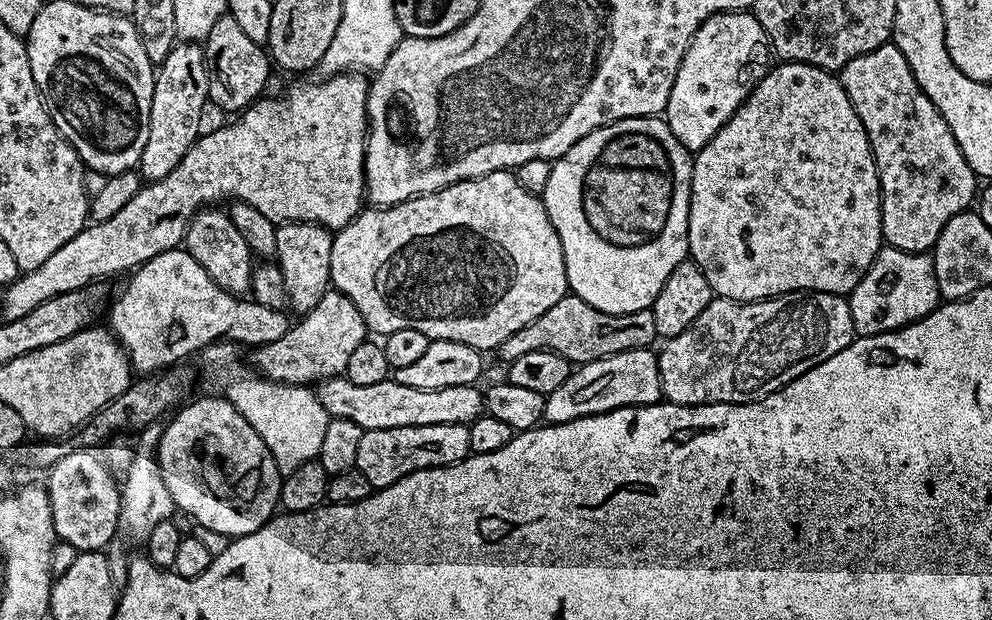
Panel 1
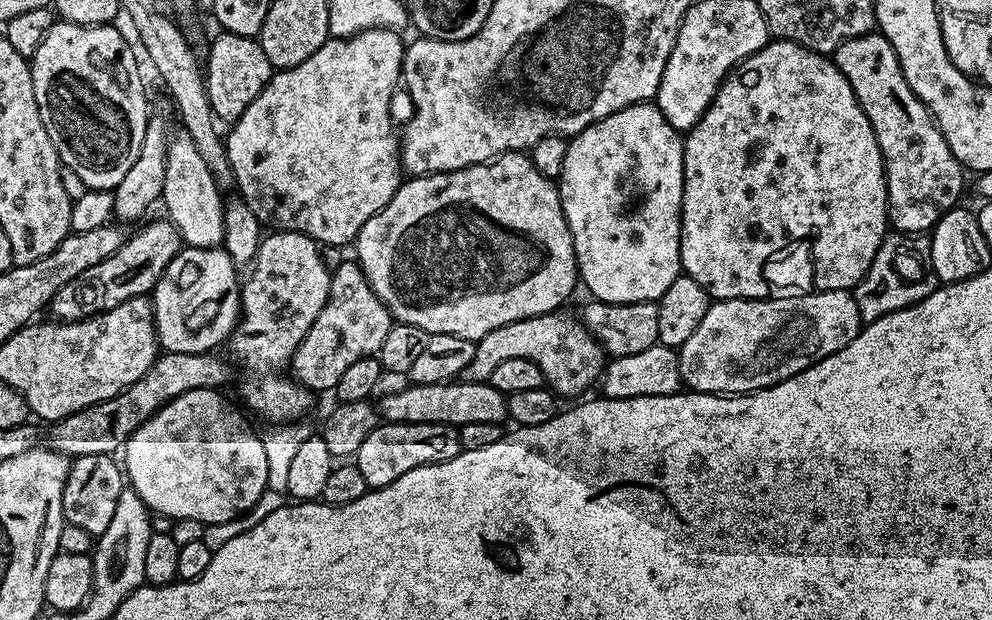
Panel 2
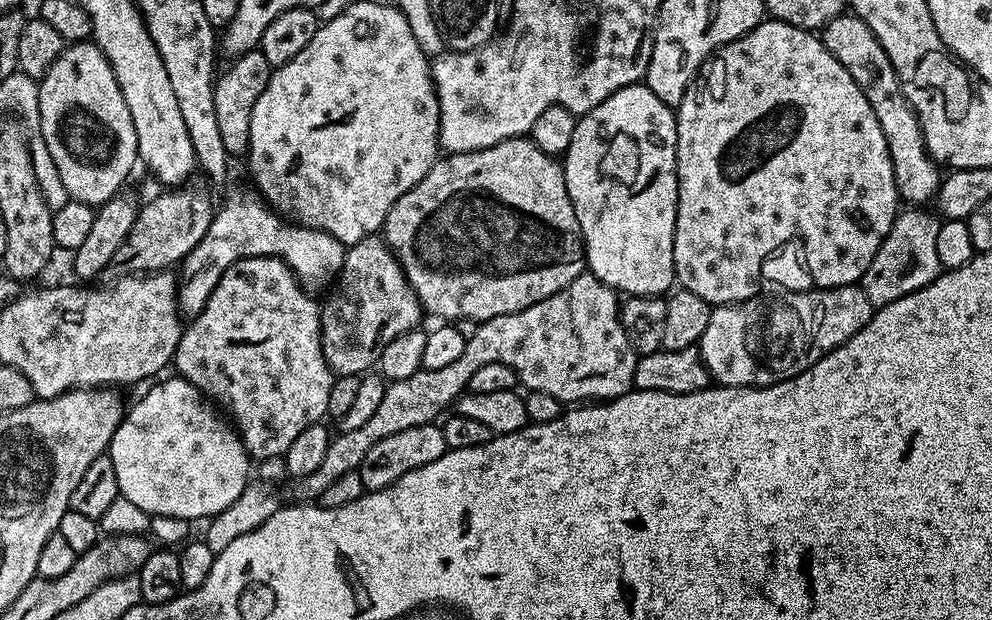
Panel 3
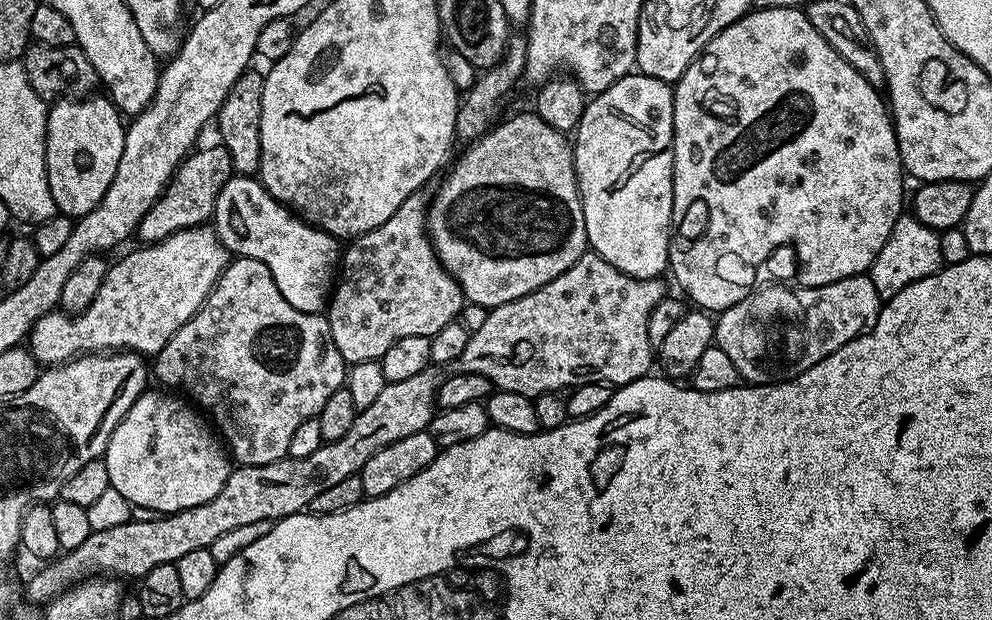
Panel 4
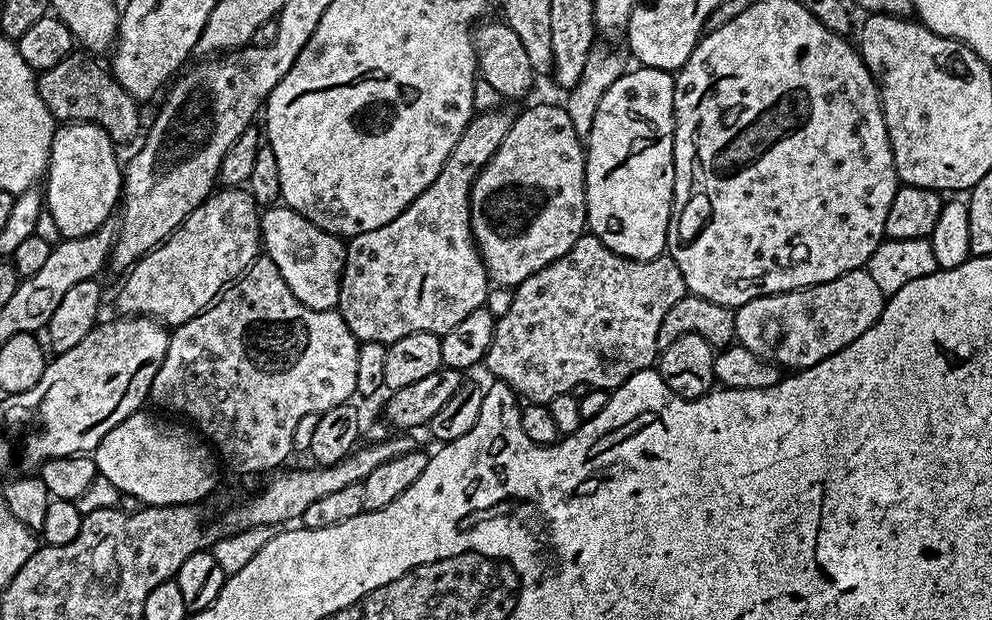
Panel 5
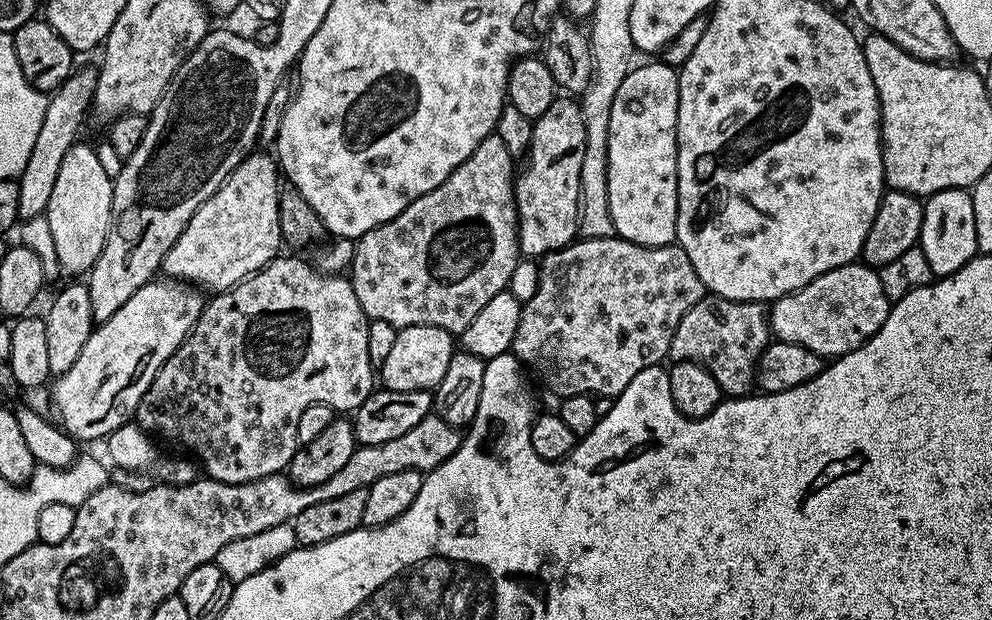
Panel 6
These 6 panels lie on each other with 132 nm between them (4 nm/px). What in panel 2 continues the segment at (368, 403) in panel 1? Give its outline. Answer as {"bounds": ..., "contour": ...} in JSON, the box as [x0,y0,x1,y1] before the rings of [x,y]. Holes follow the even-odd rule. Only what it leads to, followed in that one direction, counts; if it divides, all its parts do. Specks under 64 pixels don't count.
{"bounds":[378,378,508,428],"contour":[[[463,378],[446,384],[413,384],[401,392],[392,392],[384,401],[379,401],[378,411],[389,424],[449,424],[455,428],[466,426],[466,422],[494,422],[504,424],[508,420],[508,398],[503,392],[494,390],[487,382],[479,384]]]}

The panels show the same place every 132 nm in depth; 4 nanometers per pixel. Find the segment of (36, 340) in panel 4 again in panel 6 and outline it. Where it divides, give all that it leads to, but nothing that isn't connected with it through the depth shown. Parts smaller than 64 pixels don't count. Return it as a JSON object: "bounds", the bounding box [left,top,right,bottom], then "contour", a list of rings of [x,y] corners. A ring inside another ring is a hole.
{"bounds":[162,150,282,294],"contour":[[[260,150],[245,156],[223,186],[198,206],[190,222],[186,222],[186,230],[178,234],[178,242],[174,242],[164,256],[162,272],[165,277],[191,282],[204,290],[213,288],[211,291],[219,294],[276,259],[282,248],[282,172],[277,161],[269,156],[263,156]]]}

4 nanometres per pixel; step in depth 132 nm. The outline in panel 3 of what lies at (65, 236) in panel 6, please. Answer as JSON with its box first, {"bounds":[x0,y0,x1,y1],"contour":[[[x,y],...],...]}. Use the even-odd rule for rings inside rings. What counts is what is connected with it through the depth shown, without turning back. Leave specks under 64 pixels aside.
{"bounds":[38,42,138,206],"contour":[[[95,42],[69,43],[44,79],[39,81],[38,87],[38,136],[46,142],[69,197],[93,206],[105,204],[125,187],[124,179],[138,164],[138,134],[134,130],[134,118],[130,118],[130,109],[126,106],[126,98],[122,98],[122,90],[110,62]]]}

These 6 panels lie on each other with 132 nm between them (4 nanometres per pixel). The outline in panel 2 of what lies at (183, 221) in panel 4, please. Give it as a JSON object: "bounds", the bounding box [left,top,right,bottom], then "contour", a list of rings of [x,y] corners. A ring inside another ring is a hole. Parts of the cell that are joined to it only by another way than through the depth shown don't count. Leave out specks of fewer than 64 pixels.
{"bounds":[50,218,182,322],"contour":[[[167,218],[149,219],[133,236],[129,235],[124,244],[110,258],[82,270],[78,278],[66,282],[58,294],[54,294],[50,305],[55,319],[60,322],[83,320],[89,316],[99,316],[102,312],[114,310],[122,302],[135,296],[148,296],[156,287],[156,281],[170,266],[170,262],[179,254],[182,247],[180,231]]]}

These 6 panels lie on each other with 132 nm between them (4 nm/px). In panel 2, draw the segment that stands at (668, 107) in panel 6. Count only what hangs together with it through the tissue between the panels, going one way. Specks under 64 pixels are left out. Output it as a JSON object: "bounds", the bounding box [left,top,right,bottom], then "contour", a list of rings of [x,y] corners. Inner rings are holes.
{"bounds":[558,103,684,304],"contour":[[[655,103],[635,104],[626,106],[590,126],[586,130],[576,133],[568,140],[566,150],[566,162],[562,166],[562,174],[558,177],[560,201],[564,217],[568,223],[568,229],[574,242],[576,251],[576,270],[579,279],[592,291],[591,295],[597,300],[605,300],[611,304],[625,304],[626,302],[653,302],[659,301],[666,290],[670,290],[670,282],[674,282],[676,276],[681,275],[680,267],[680,207],[684,197],[684,142],[681,133],[674,130],[666,122],[664,115]]]}

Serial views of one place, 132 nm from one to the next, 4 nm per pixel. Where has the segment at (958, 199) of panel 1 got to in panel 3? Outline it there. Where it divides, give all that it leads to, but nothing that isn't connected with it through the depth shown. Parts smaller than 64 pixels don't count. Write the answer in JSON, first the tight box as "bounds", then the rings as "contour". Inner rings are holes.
{"bounds":[822,14,942,206],"contour":[[[841,14],[831,20],[822,29],[822,39],[826,50],[830,50],[830,54],[834,54],[834,58],[838,58],[842,66],[846,66],[846,70],[850,70],[850,78],[854,78],[862,94],[866,94],[866,102],[870,102],[870,110],[874,110],[874,118],[878,118],[882,134],[886,134],[886,146],[890,150],[890,162],[894,166],[897,197],[908,206],[927,205],[927,200],[929,203],[940,188],[942,172],[926,150],[920,120],[904,97],[898,74],[886,50],[882,50],[882,42],[874,38],[870,26],[866,26],[866,22],[862,22],[862,18],[855,14]]]}

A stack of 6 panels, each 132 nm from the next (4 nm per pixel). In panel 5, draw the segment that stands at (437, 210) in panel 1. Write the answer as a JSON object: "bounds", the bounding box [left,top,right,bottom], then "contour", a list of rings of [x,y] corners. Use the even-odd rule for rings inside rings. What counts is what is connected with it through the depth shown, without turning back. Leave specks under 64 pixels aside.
{"bounds":[470,104,588,286],"contour":[[[532,104],[524,113],[517,115],[513,119],[512,125],[508,127],[506,138],[502,138],[502,146],[490,158],[490,162],[478,174],[478,178],[472,184],[472,195],[470,197],[470,207],[472,210],[472,237],[476,240],[476,249],[480,251],[480,256],[484,260],[484,265],[488,271],[488,279],[496,286],[515,286],[520,284],[530,274],[542,270],[550,262],[562,258],[578,242],[578,238],[585,235],[588,211],[586,210],[586,194],[584,193],[584,153],[585,145],[582,138],[574,130],[574,122],[570,122],[570,114],[567,107],[556,104]]]}

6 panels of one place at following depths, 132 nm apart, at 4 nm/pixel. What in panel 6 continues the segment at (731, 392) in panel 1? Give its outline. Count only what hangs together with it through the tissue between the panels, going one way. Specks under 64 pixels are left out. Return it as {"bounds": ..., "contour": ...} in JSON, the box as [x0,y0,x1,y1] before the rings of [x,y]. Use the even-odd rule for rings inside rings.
{"bounds":[768,262,890,358],"contour":[[[853,262],[846,266],[838,266],[810,282],[797,292],[775,301],[768,312],[770,332],[776,340],[787,344],[806,346],[806,350],[814,350],[814,354],[825,358],[845,356],[850,350],[862,346],[886,322],[890,301],[884,292],[877,269],[863,263]]]}

